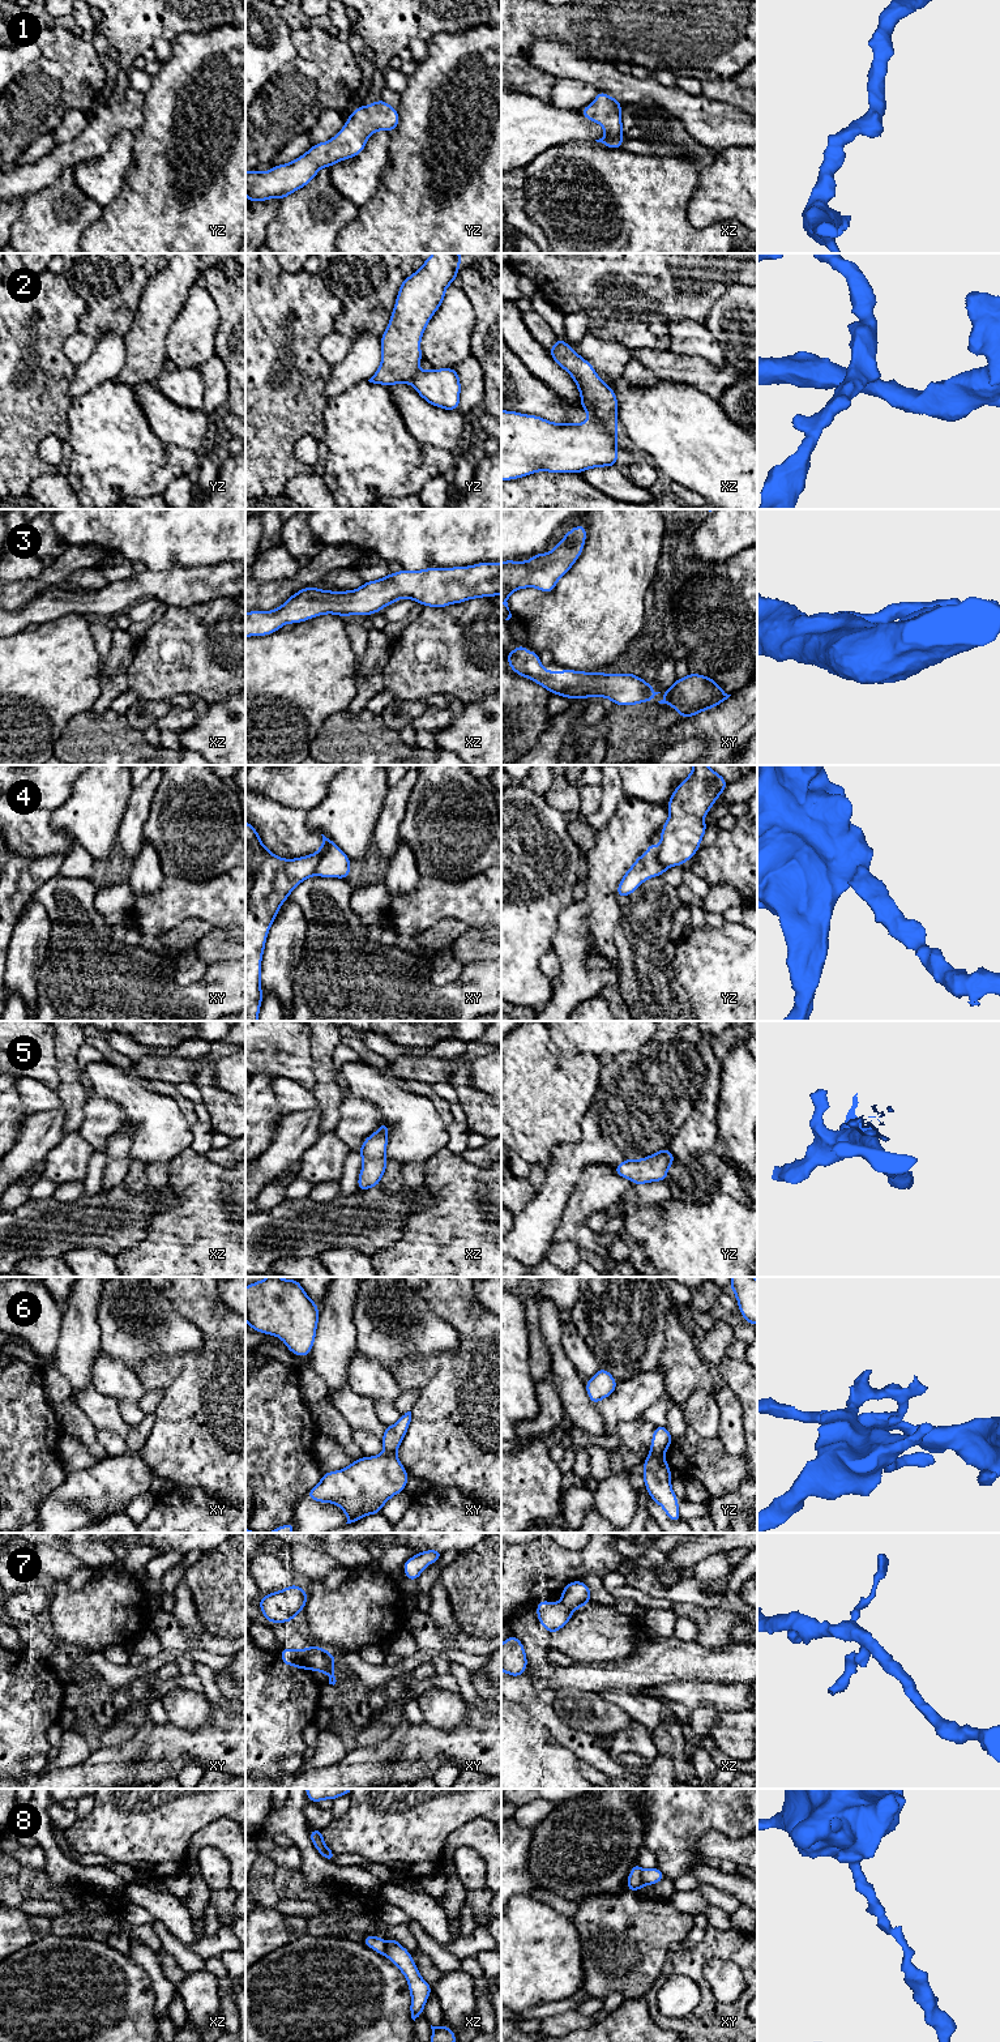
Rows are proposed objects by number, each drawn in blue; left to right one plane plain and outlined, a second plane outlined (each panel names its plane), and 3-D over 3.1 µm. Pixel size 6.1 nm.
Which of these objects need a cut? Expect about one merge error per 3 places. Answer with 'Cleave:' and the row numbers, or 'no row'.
Cleave: 4, 6, 7, 8

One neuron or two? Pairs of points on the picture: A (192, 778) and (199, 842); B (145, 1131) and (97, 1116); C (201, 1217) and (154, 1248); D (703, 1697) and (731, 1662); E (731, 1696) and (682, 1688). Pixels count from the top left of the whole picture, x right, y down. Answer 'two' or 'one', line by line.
A: one
B: two
C: one
D: two
E: one

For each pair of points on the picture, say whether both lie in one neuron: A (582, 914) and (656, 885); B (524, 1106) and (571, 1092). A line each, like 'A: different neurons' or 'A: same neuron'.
A: different neurons
B: same neuron

